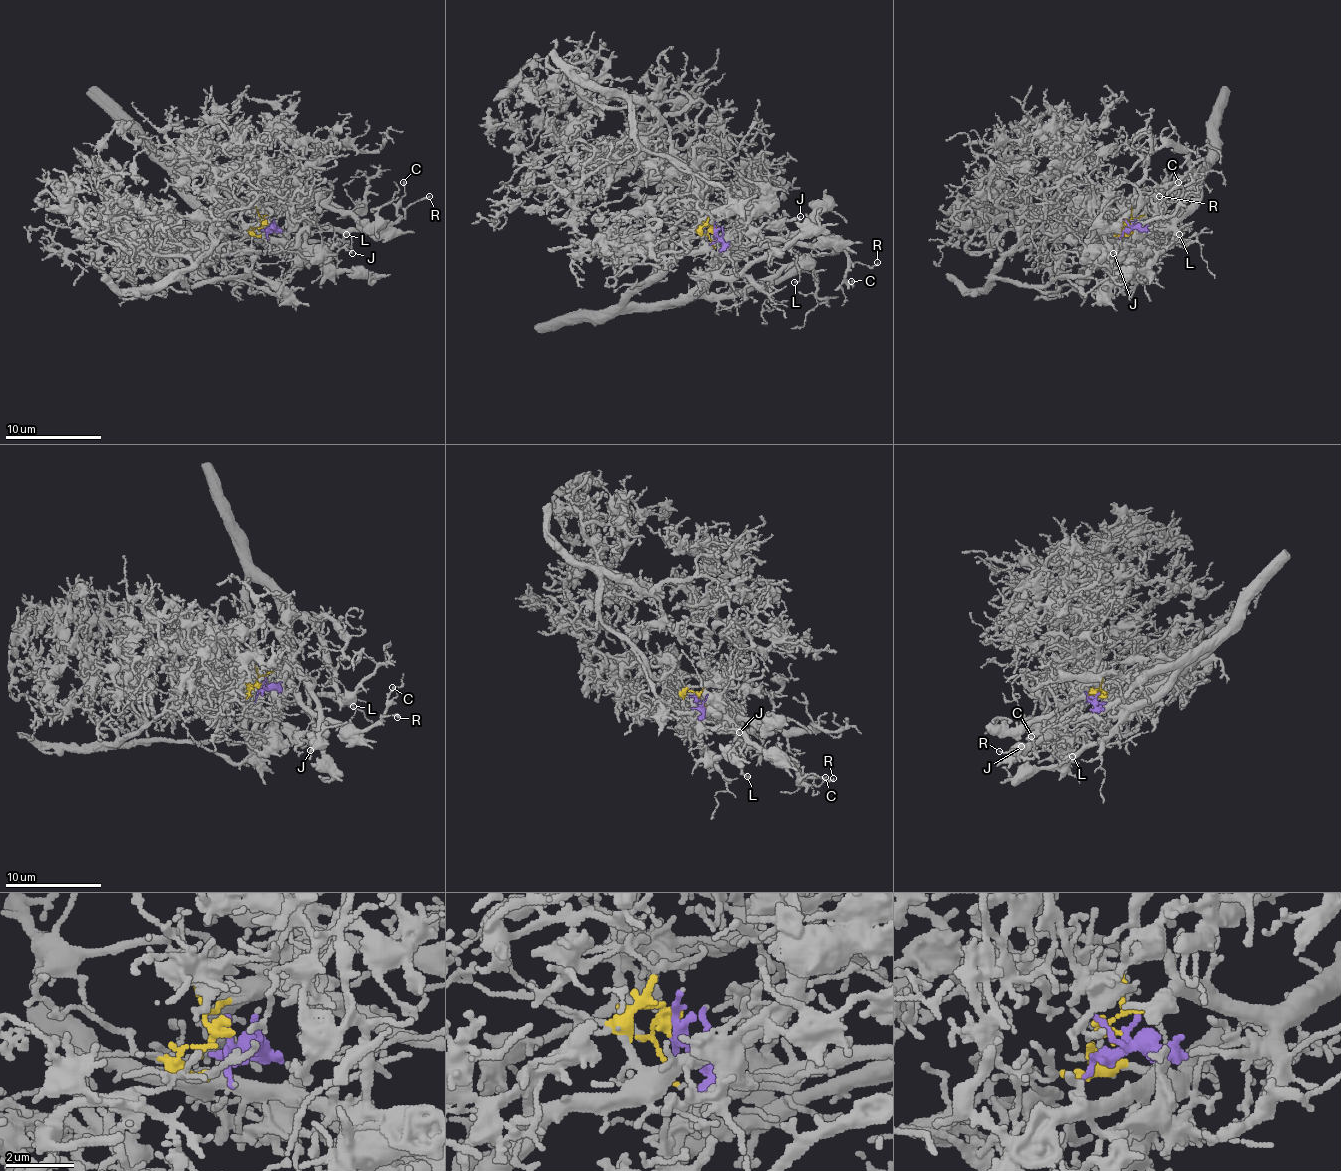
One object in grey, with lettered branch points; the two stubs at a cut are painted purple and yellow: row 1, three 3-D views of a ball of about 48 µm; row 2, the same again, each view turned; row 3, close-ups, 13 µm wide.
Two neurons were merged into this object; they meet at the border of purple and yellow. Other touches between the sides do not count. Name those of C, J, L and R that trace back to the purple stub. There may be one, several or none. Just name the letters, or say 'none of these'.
J

